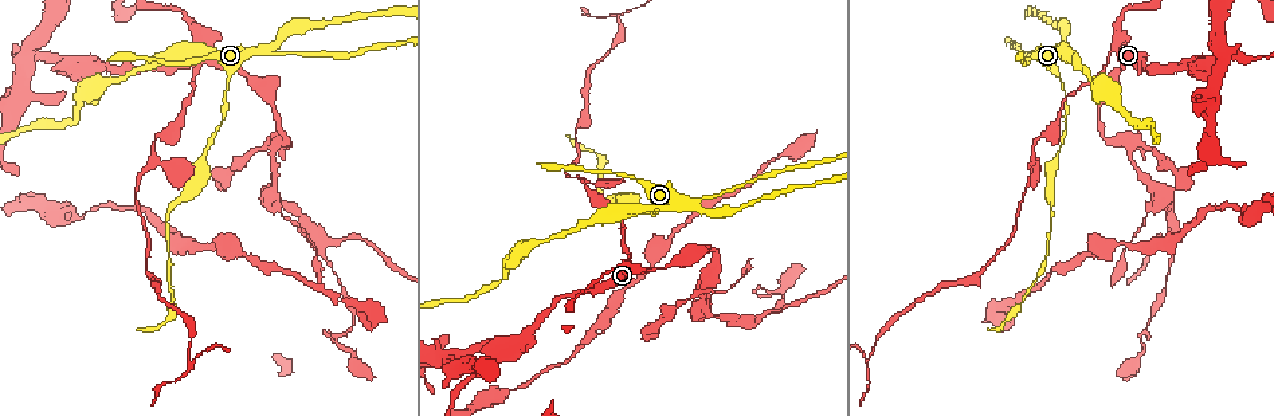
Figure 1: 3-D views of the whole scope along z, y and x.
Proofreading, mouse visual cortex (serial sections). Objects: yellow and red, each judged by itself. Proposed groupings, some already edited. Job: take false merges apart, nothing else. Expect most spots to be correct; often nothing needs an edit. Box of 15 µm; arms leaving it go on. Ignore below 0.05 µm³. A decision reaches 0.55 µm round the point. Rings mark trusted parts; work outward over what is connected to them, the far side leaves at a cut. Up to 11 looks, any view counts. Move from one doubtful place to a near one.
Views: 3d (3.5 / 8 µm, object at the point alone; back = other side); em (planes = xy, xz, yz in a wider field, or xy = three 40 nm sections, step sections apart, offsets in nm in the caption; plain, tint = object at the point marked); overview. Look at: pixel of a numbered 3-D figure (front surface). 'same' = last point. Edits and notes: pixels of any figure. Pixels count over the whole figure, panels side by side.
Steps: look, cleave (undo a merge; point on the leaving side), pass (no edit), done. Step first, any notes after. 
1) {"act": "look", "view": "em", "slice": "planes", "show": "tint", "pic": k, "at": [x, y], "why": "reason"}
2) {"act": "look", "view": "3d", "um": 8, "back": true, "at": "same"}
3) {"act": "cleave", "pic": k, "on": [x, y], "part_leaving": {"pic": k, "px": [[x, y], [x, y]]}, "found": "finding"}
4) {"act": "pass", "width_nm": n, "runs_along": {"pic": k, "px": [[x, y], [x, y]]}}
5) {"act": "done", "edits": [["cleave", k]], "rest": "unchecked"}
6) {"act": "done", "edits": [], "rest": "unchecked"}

{"act": "look", "view": "3d", "um": 3.5, "pic": 1, "at": [1065, 93], "why": "thick turns thin"}

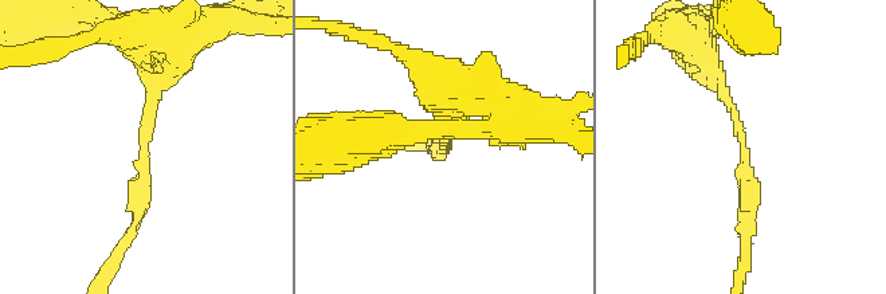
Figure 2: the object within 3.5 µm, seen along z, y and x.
{"act": "look", "view": "em", "slice": "xy", "step": 2, "show": "tint", "pic": 2, "at": [743, 149], "arm_widths_nm": [200, 200], "why": "need the tissue"}

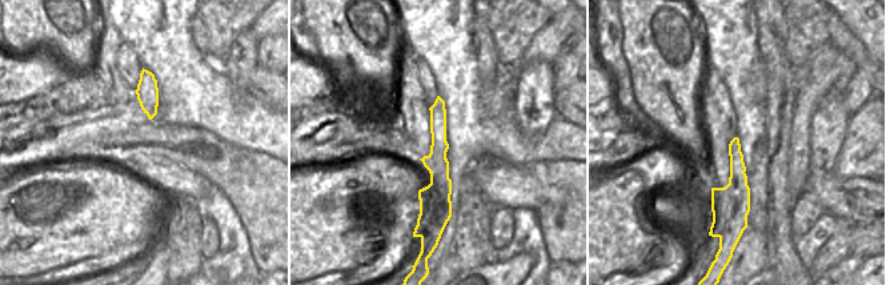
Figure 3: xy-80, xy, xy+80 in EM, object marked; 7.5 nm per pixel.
{"act": "pass", "runs_along": {"pic": 3, "px": [[439, 101], [439, 192], [428, 209]]}, "found": "continuous, no second cell"}

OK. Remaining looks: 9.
{"act": "look", "view": "3d", "um": 3.5, "pic": 1, "at": [589, 181], "why": "branch point"}

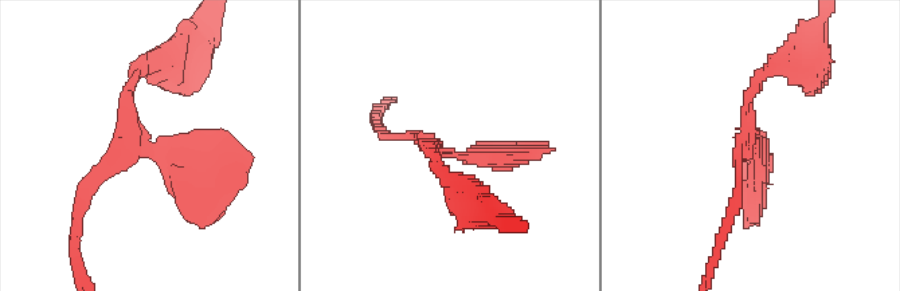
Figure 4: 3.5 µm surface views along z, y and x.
{"act": "look", "view": "em", "slice": "xy", "step": 5, "show": "tint", "pic": 4, "at": [434, 143], "why": "need the tissue"}

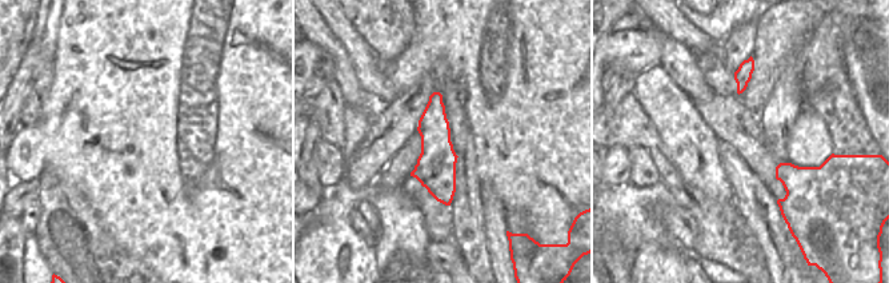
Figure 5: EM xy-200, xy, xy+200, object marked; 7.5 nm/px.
{"act": "pass", "width_nm": 300, "runs_along": {"pic": 4, "px": [[144, 65], [128, 89], [132, 142], [82, 208]]}, "found": "continuous, no second cell"}

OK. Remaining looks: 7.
{"act": "look", "view": "em", "slice": "xy", "step": 5, "show": "tint", "pic": 1, "at": [194, 362], "why": "abrupt turn"}

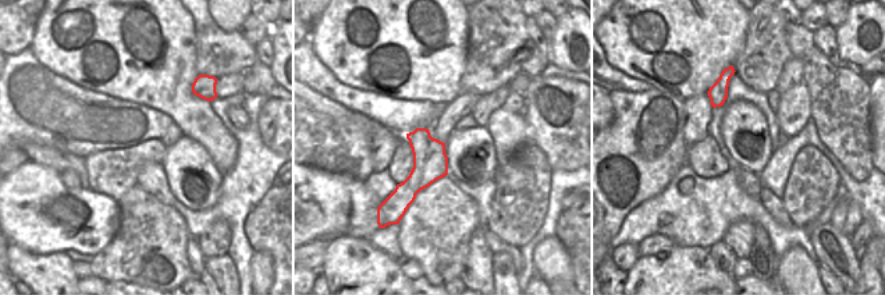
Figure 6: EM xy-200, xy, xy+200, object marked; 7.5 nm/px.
{"act": "look", "view": "3d", "um": 3.5, "back": true, "at": "same"}

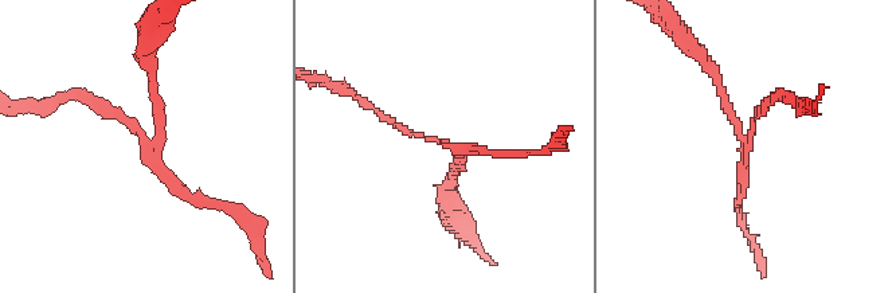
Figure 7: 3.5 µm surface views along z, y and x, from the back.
{"act": "pass", "runs_along": {"pic": 7, "px": [[450, 182], [454, 147], [380, 116]]}, "found": "one cell here"}

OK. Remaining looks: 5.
{"act": "look", "view": "3d", "um": 8, "pic": 1, "at": [272, 196], "why": "three arms meet"}

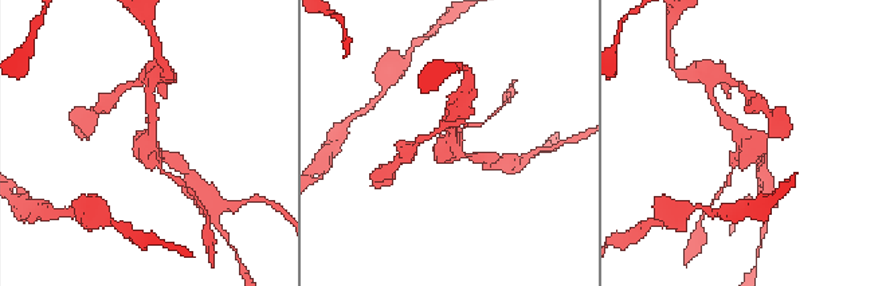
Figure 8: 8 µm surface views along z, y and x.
{"act": "look", "view": "em", "slice": "xy", "step": 2, "show": "tint", "pic": 8, "at": [749, 146]}

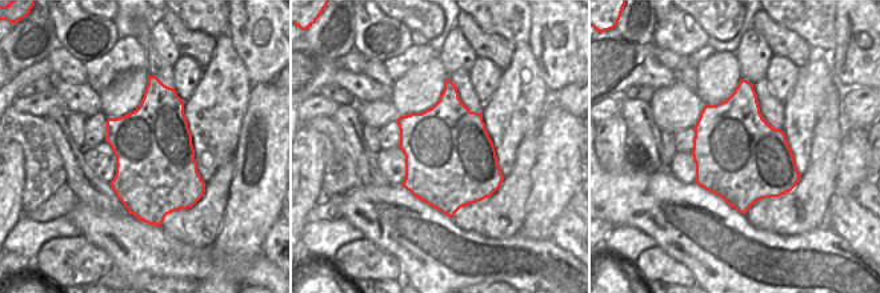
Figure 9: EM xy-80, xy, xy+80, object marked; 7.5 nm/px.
{"act": "pass", "runs_along": {"pic": 8, "px": [[722, 116], [761, 157], [759, 165]]}, "found": "all the same cell"}

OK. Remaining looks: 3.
{"act": "done", "edits": [], "rest": "unchecked"}

